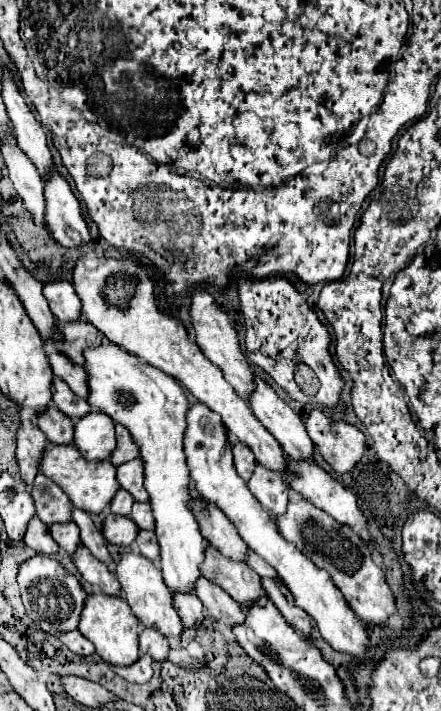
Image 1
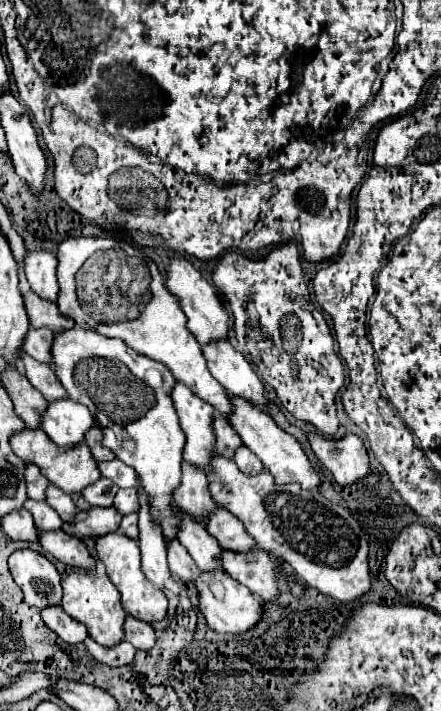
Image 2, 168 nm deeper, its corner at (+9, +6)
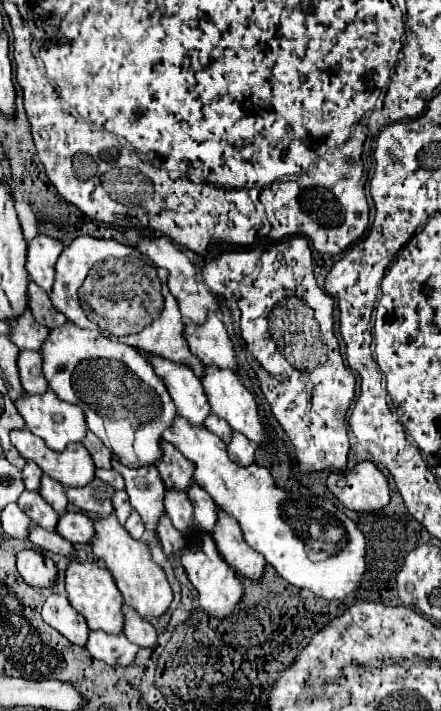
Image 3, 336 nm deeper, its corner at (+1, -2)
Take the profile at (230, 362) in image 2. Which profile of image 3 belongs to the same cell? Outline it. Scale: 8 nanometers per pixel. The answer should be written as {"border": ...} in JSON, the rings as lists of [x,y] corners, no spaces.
{"border":[[[217,314],[209,316],[203,328],[199,328],[197,324],[187,324],[185,338],[189,342],[191,352],[199,356],[205,366],[217,366],[223,370],[227,368],[231,372],[239,372],[237,352]]]}

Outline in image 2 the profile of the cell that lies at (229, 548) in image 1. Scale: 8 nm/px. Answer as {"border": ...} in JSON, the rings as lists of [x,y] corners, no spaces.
{"border":[[[183,460],[183,480],[175,490],[175,504],[189,512],[195,520],[205,522],[205,518],[217,508],[207,490],[207,476],[199,468],[191,468]]]}

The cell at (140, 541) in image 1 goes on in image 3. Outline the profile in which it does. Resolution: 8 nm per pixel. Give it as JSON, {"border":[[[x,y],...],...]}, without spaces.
{"border":[[[133,512],[133,514],[129,516],[129,520],[125,522],[125,530],[127,530],[133,538],[137,538],[137,540],[143,538],[145,528],[143,528],[143,520],[139,520],[139,514],[137,514],[137,512]]]}

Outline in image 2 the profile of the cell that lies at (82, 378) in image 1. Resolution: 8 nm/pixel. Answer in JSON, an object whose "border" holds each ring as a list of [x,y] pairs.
{"border":[[[31,328],[23,340],[23,352],[27,352],[29,356],[33,356],[39,362],[45,364],[53,364],[51,358],[51,342],[53,342],[53,334],[49,328]]]}

